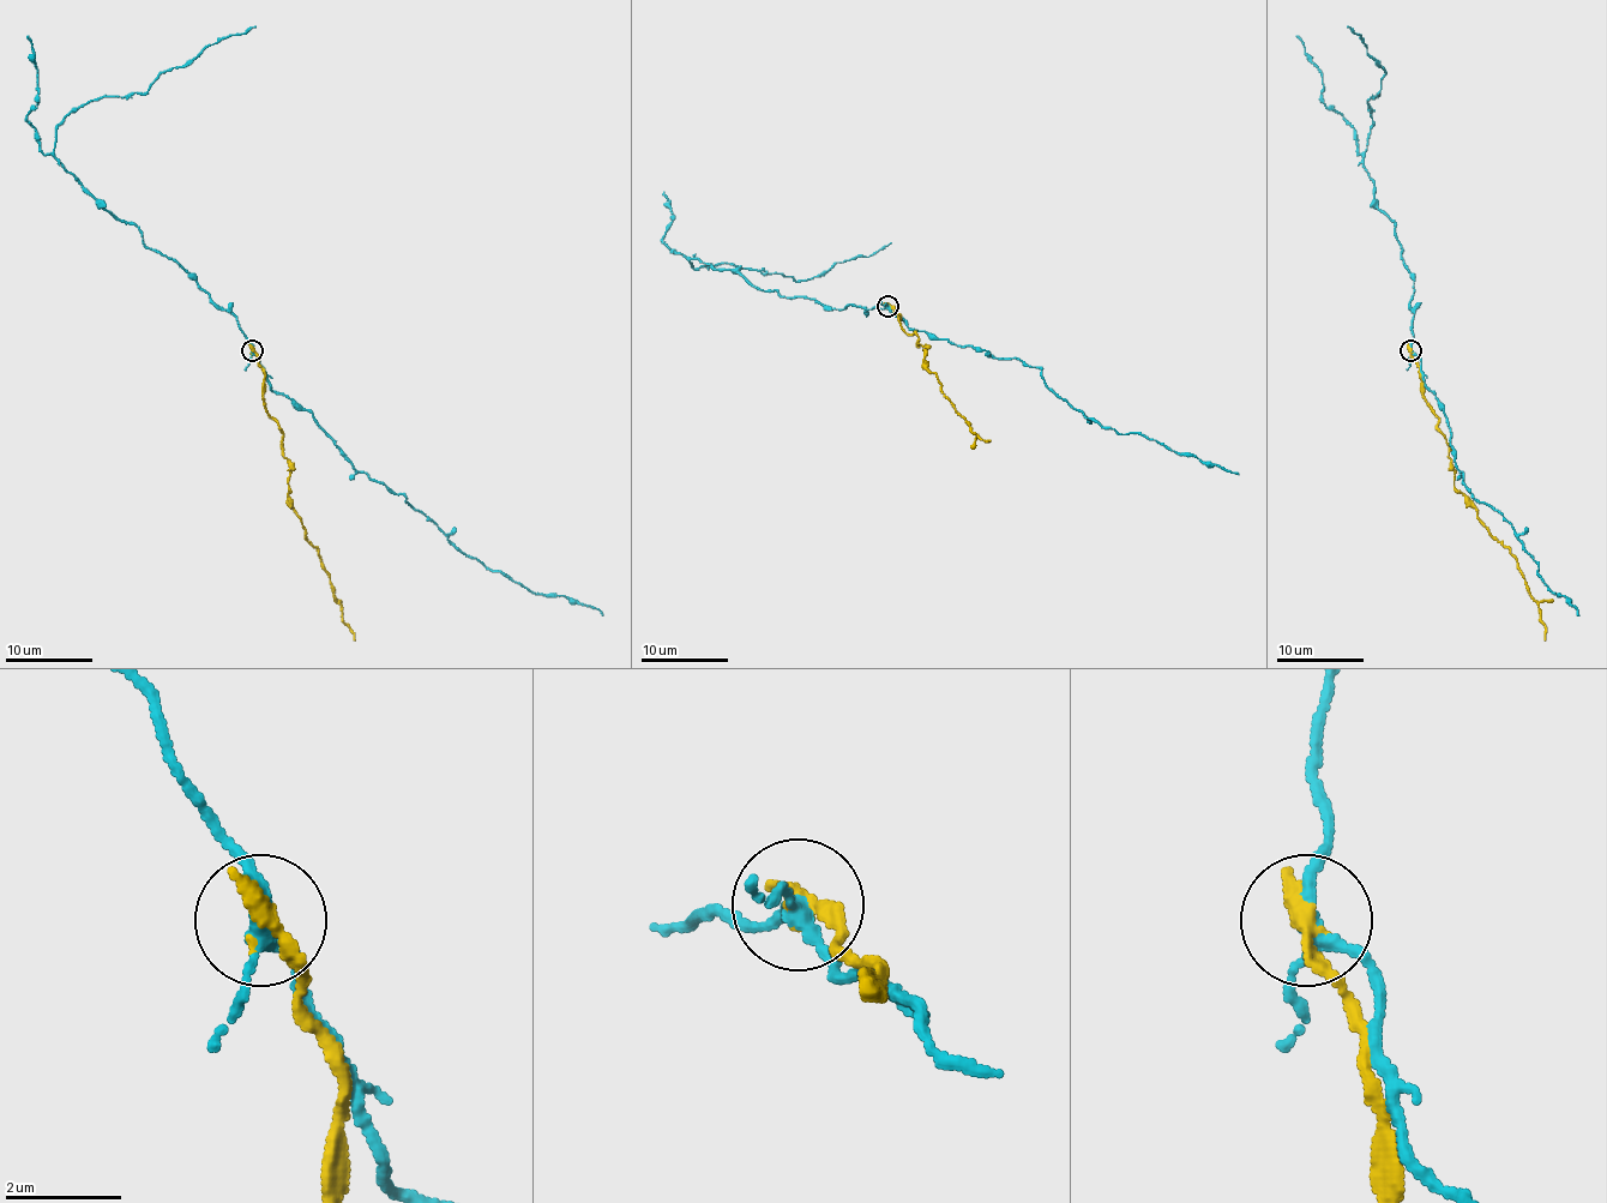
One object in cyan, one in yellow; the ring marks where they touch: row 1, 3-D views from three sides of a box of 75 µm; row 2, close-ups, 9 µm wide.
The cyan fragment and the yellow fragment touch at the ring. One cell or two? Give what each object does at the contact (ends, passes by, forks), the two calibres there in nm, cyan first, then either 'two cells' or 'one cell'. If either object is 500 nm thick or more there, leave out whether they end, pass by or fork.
cyan forks; yellow ends; calibres 200 and 400 nm; two cells

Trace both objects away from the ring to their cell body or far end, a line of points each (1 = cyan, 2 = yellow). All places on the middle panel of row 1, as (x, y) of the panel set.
1: (889, 306), (825, 308), (690, 260), (697, 269), (726, 263), (807, 280), (890, 244)
2: (889, 306), (908, 335), (919, 337), (924, 365), (938, 378), (940, 391), (975, 434), (991, 439)

